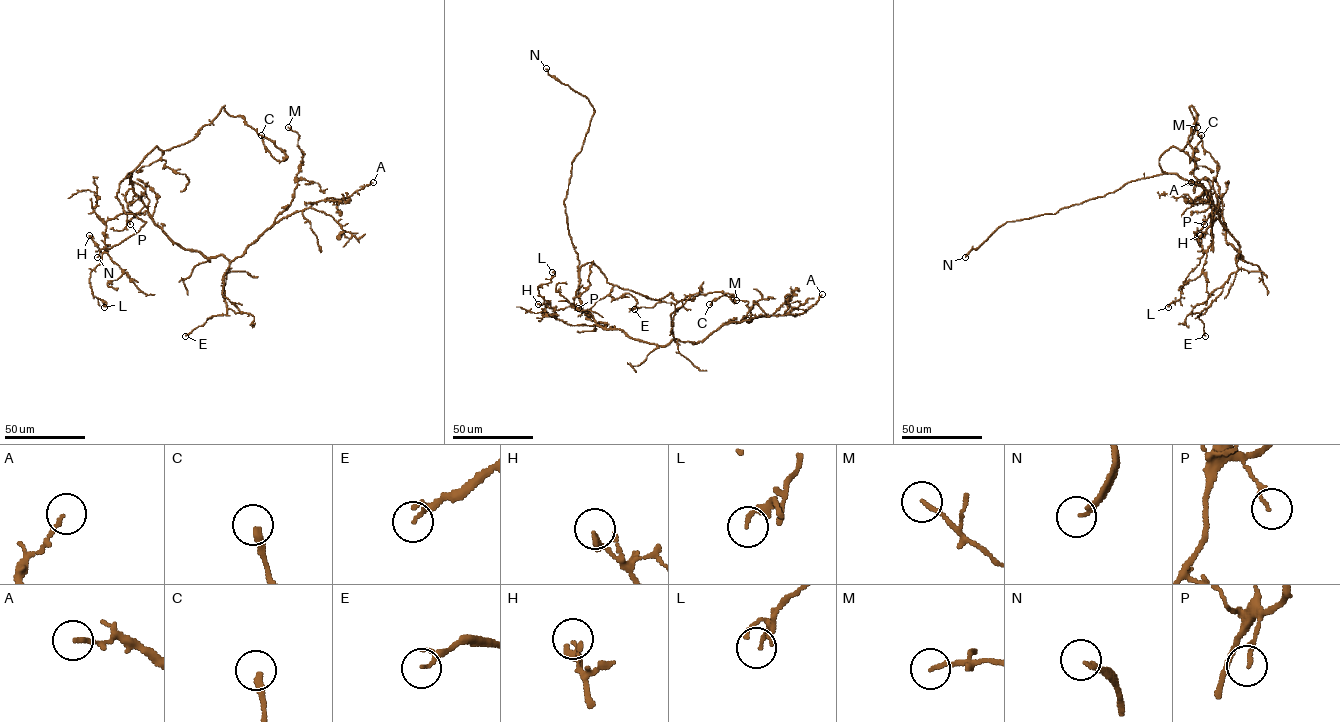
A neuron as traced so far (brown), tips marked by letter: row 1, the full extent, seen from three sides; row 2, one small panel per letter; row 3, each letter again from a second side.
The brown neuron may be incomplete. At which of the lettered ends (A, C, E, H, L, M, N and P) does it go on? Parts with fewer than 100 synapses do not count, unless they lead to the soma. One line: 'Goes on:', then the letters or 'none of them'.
Goes on: N

